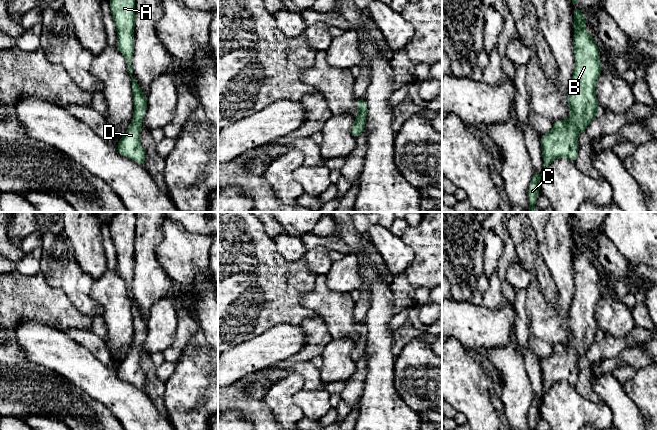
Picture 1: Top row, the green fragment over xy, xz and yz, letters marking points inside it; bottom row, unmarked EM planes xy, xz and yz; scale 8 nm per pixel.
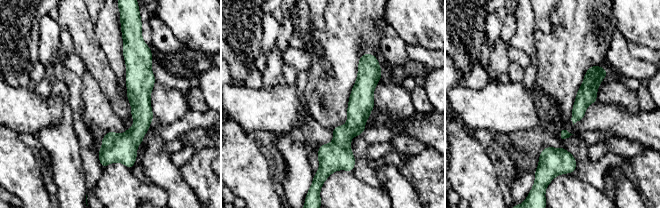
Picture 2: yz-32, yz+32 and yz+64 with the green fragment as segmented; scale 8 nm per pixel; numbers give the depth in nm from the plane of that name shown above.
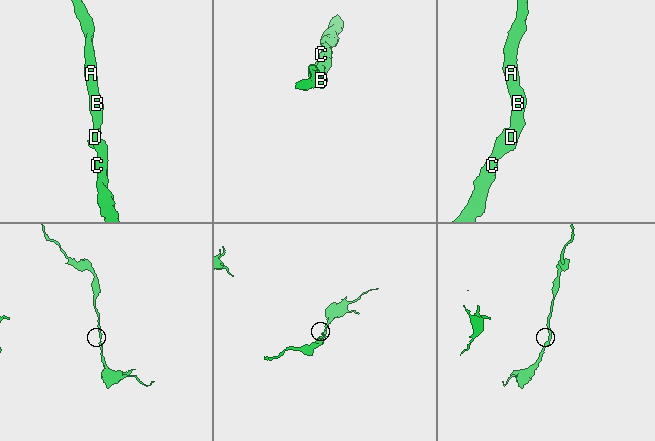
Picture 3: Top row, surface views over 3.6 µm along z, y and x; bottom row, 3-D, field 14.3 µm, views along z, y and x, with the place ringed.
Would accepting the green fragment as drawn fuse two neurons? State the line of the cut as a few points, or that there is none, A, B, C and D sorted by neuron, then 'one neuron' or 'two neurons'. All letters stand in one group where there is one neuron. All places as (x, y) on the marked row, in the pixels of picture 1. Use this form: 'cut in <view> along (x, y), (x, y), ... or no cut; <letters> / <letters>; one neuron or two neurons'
no cut; A B C D; one neuron

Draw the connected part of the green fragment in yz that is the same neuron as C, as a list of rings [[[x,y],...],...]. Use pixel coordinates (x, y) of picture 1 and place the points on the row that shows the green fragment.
[[[543,172],[541,174],[534,174],[533,179],[530,183],[529,189],[528,189],[528,198],[530,202],[530,206],[528,208],[528,212],[534,212],[536,210],[535,202],[538,198],[538,193],[540,192],[540,180]]]

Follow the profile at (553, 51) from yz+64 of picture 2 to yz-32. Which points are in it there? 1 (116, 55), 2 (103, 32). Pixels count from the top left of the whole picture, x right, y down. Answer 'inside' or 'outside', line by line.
1: inside
2: inside

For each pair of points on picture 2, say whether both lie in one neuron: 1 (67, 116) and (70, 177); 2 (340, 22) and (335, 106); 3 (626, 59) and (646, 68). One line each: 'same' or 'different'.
1: same
2: same
3: same

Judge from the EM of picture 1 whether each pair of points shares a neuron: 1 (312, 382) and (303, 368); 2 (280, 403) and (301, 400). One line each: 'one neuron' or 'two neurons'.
1: one neuron
2: two neurons

